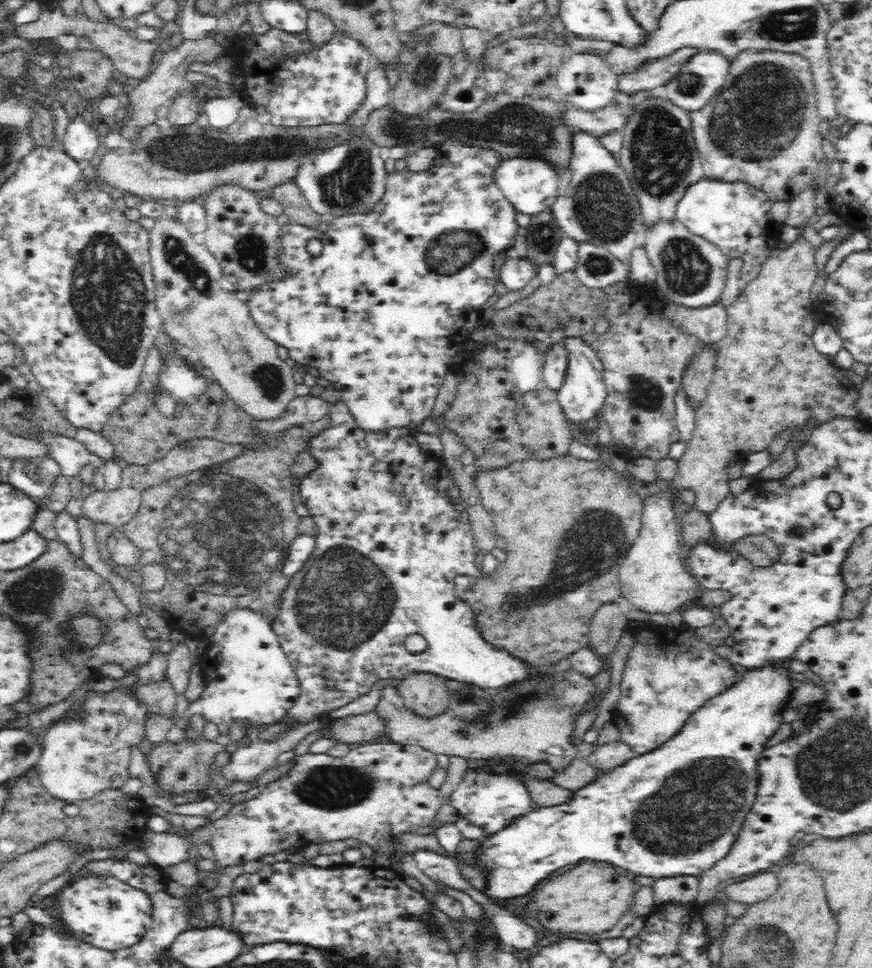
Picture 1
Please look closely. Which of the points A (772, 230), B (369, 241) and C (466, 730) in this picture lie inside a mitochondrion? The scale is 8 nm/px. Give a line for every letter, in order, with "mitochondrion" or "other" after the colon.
A: other
B: other
C: mitochondrion

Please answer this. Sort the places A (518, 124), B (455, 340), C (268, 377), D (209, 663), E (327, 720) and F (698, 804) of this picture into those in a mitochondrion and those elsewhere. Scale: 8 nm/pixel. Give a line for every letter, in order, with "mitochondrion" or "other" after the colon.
A: mitochondrion
B: other
C: mitochondrion
D: other
E: other
F: mitochondrion

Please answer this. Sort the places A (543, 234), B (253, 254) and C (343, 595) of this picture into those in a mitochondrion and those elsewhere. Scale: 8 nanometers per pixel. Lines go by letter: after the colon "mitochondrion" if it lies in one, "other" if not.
A: mitochondrion
B: mitochondrion
C: mitochondrion

